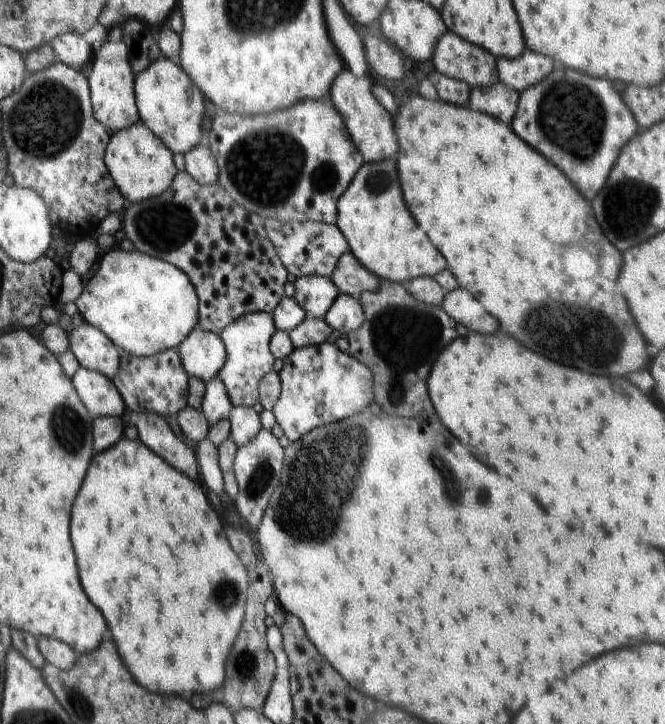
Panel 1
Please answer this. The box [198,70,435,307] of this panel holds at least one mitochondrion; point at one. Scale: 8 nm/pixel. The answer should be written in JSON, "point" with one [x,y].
{"point":[260,166]}

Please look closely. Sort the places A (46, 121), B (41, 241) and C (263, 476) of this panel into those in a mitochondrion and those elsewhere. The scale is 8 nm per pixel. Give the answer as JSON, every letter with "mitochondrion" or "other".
{"A":"mitochondrion","B":"other","C":"mitochondrion"}

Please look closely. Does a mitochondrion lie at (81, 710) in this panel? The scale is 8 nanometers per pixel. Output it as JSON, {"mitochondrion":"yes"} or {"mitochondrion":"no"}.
{"mitochondrion":"yes"}

